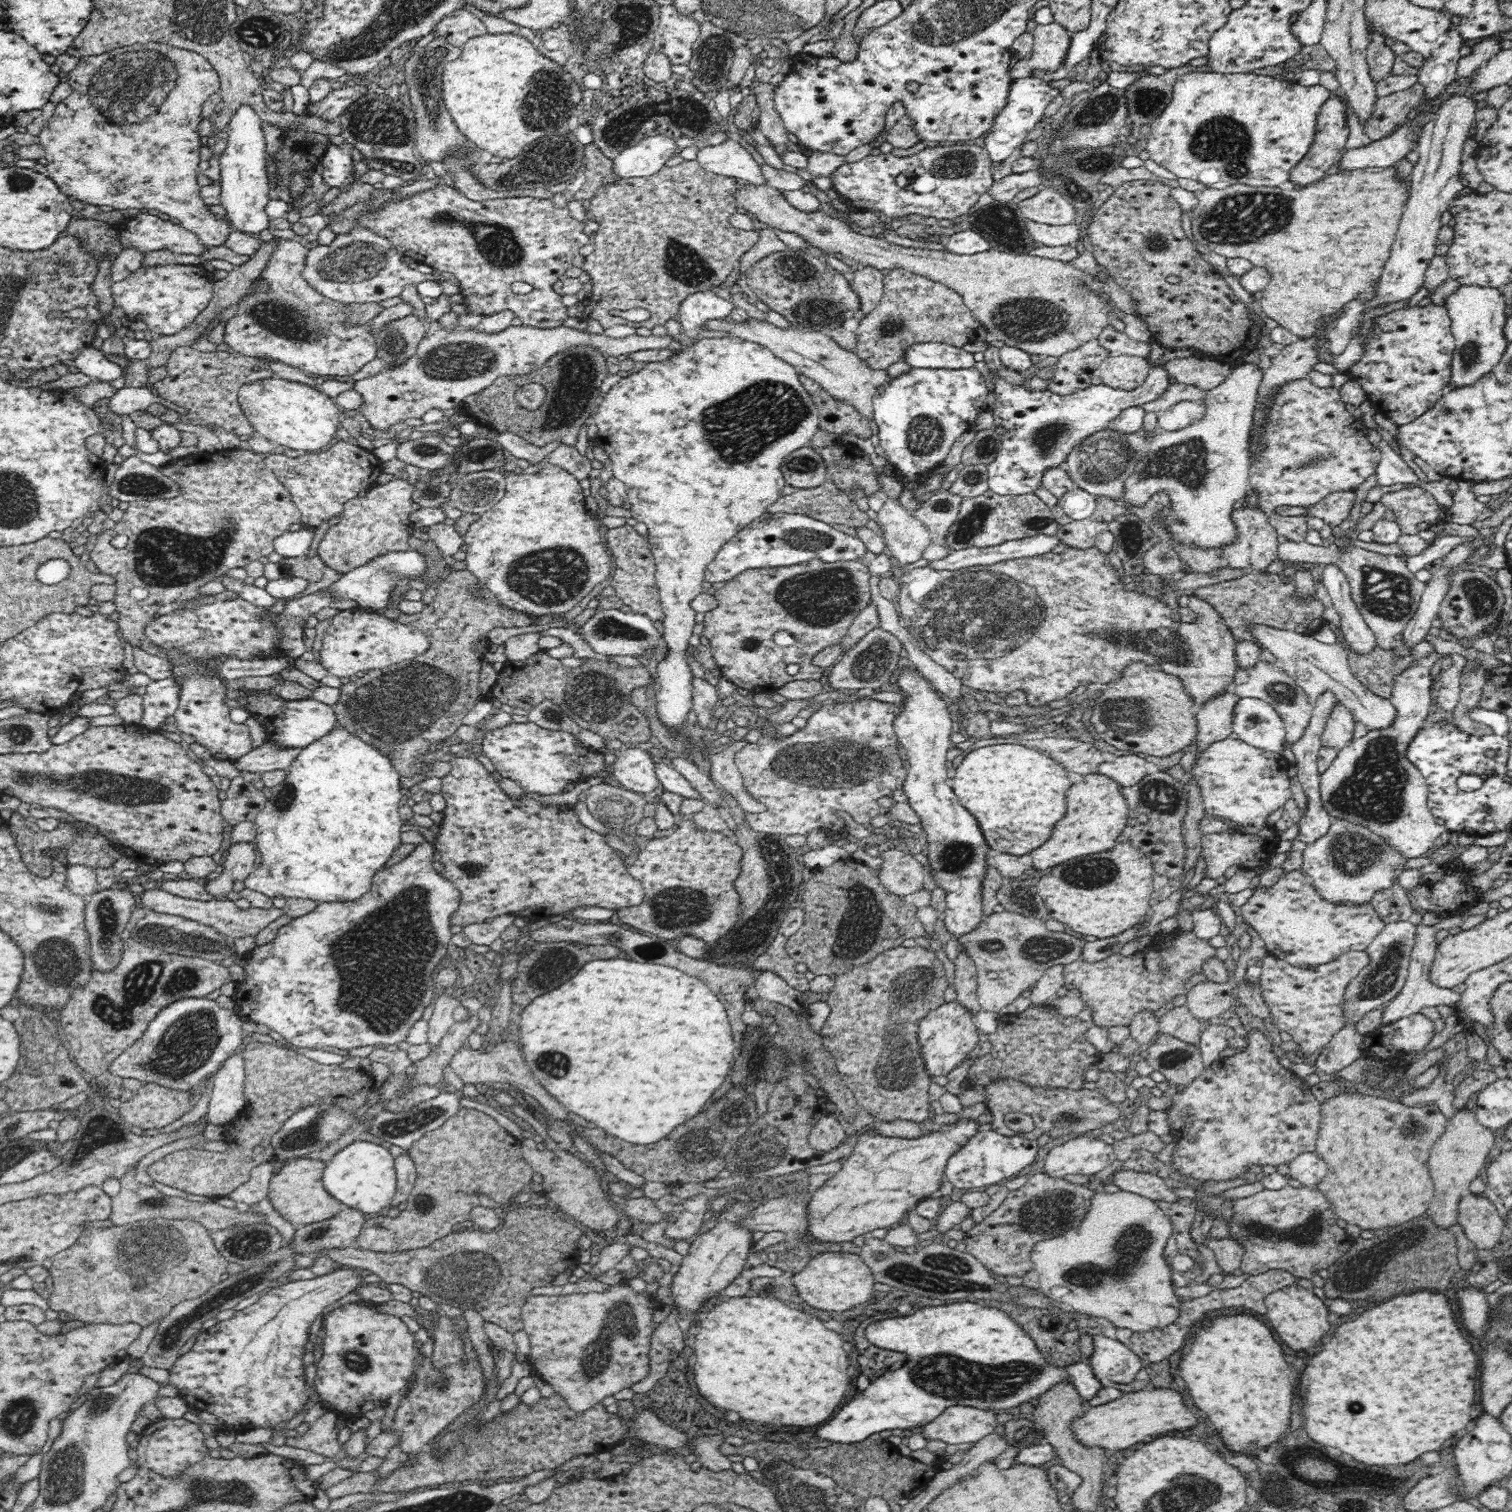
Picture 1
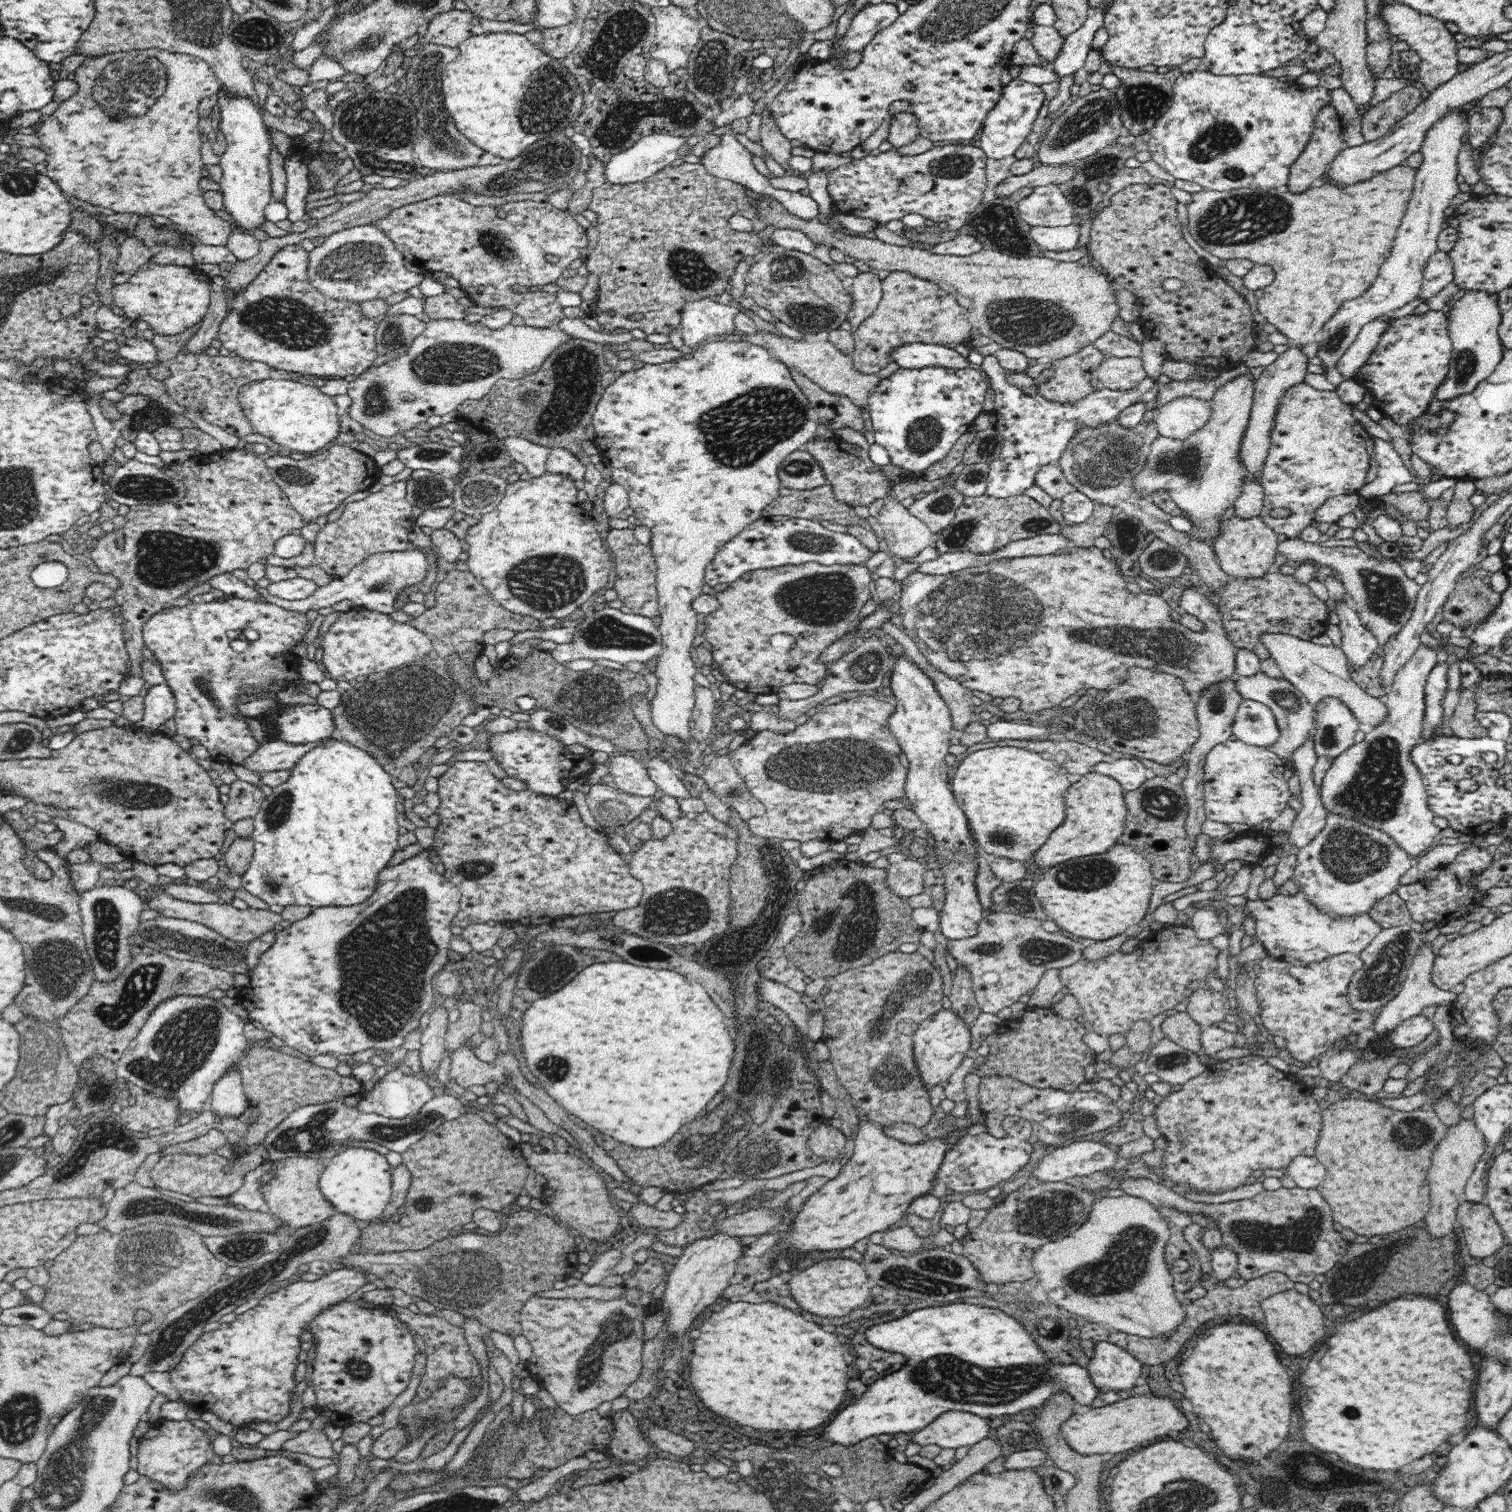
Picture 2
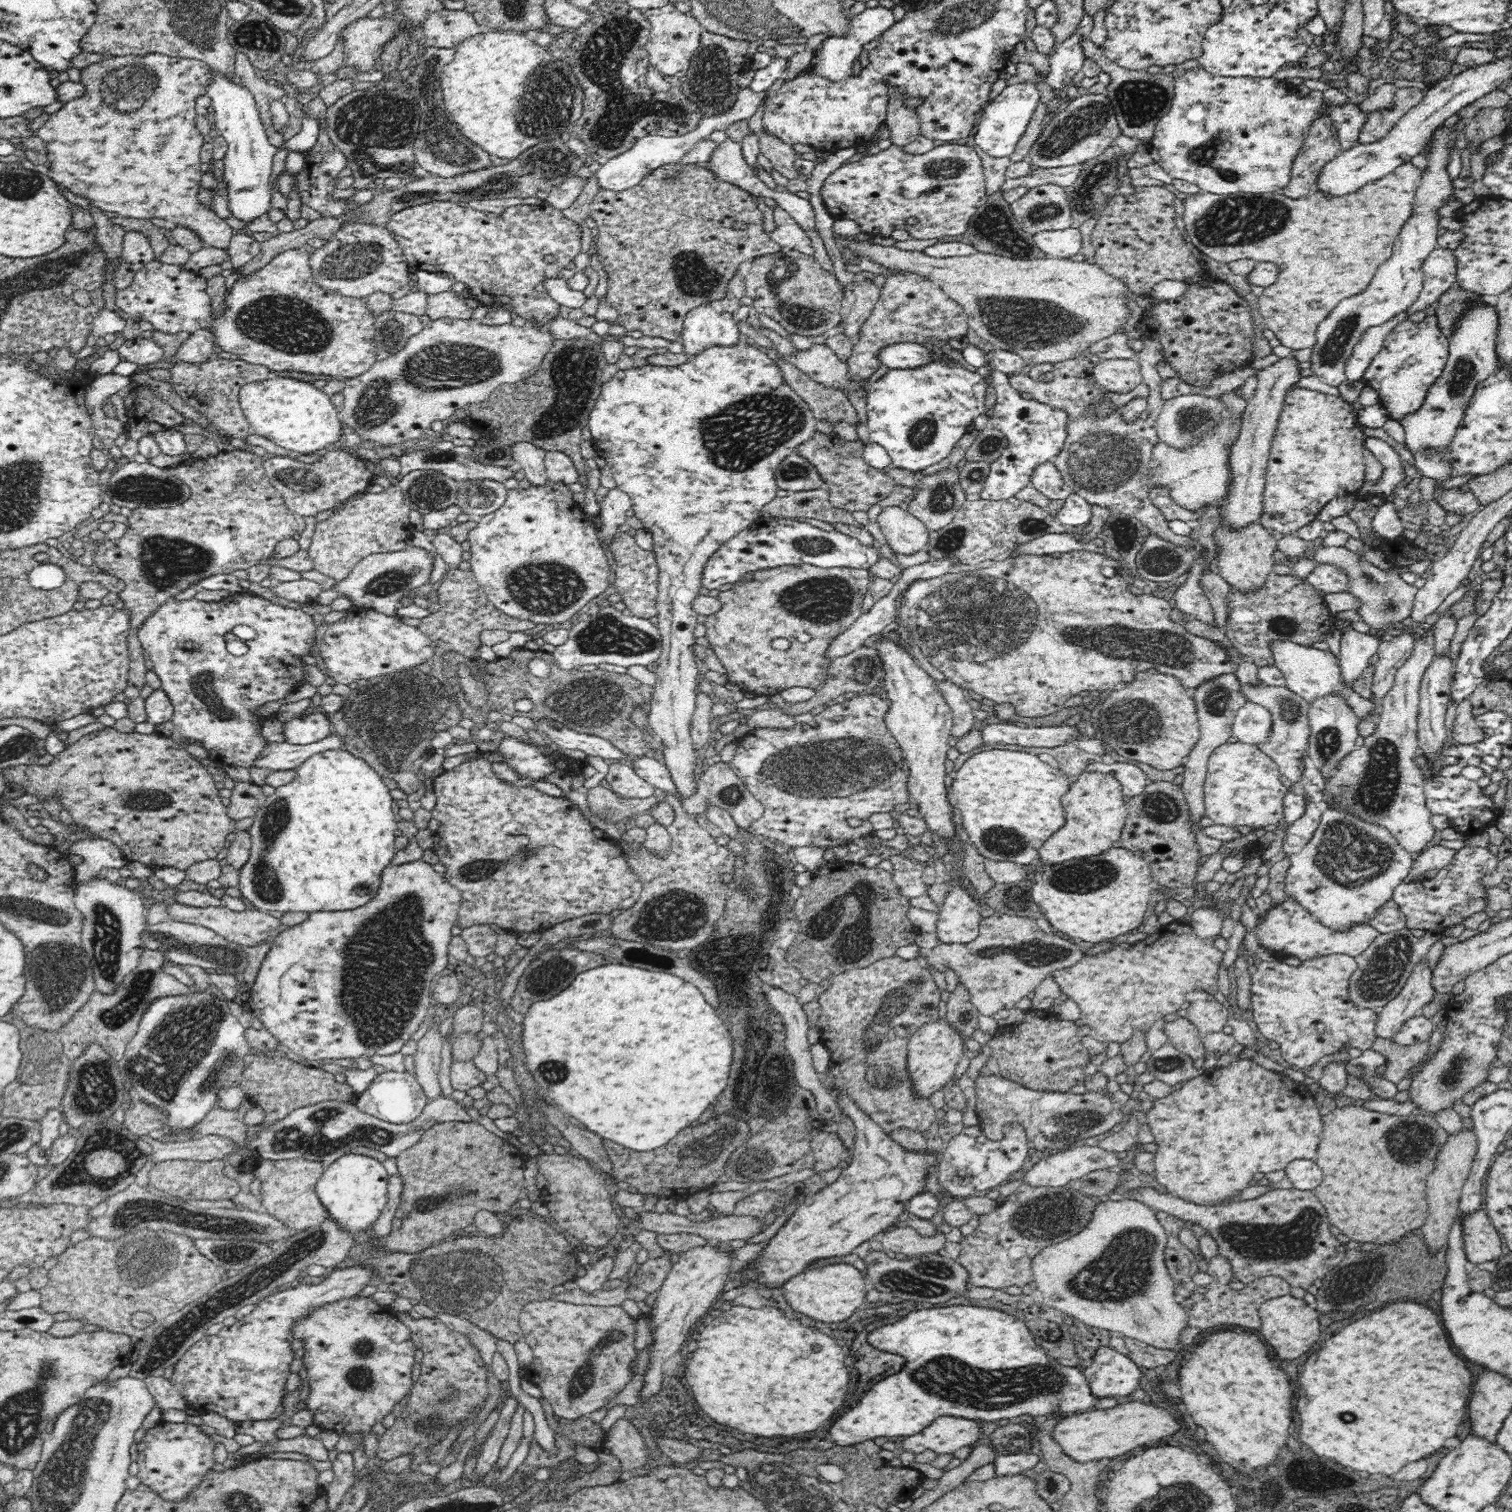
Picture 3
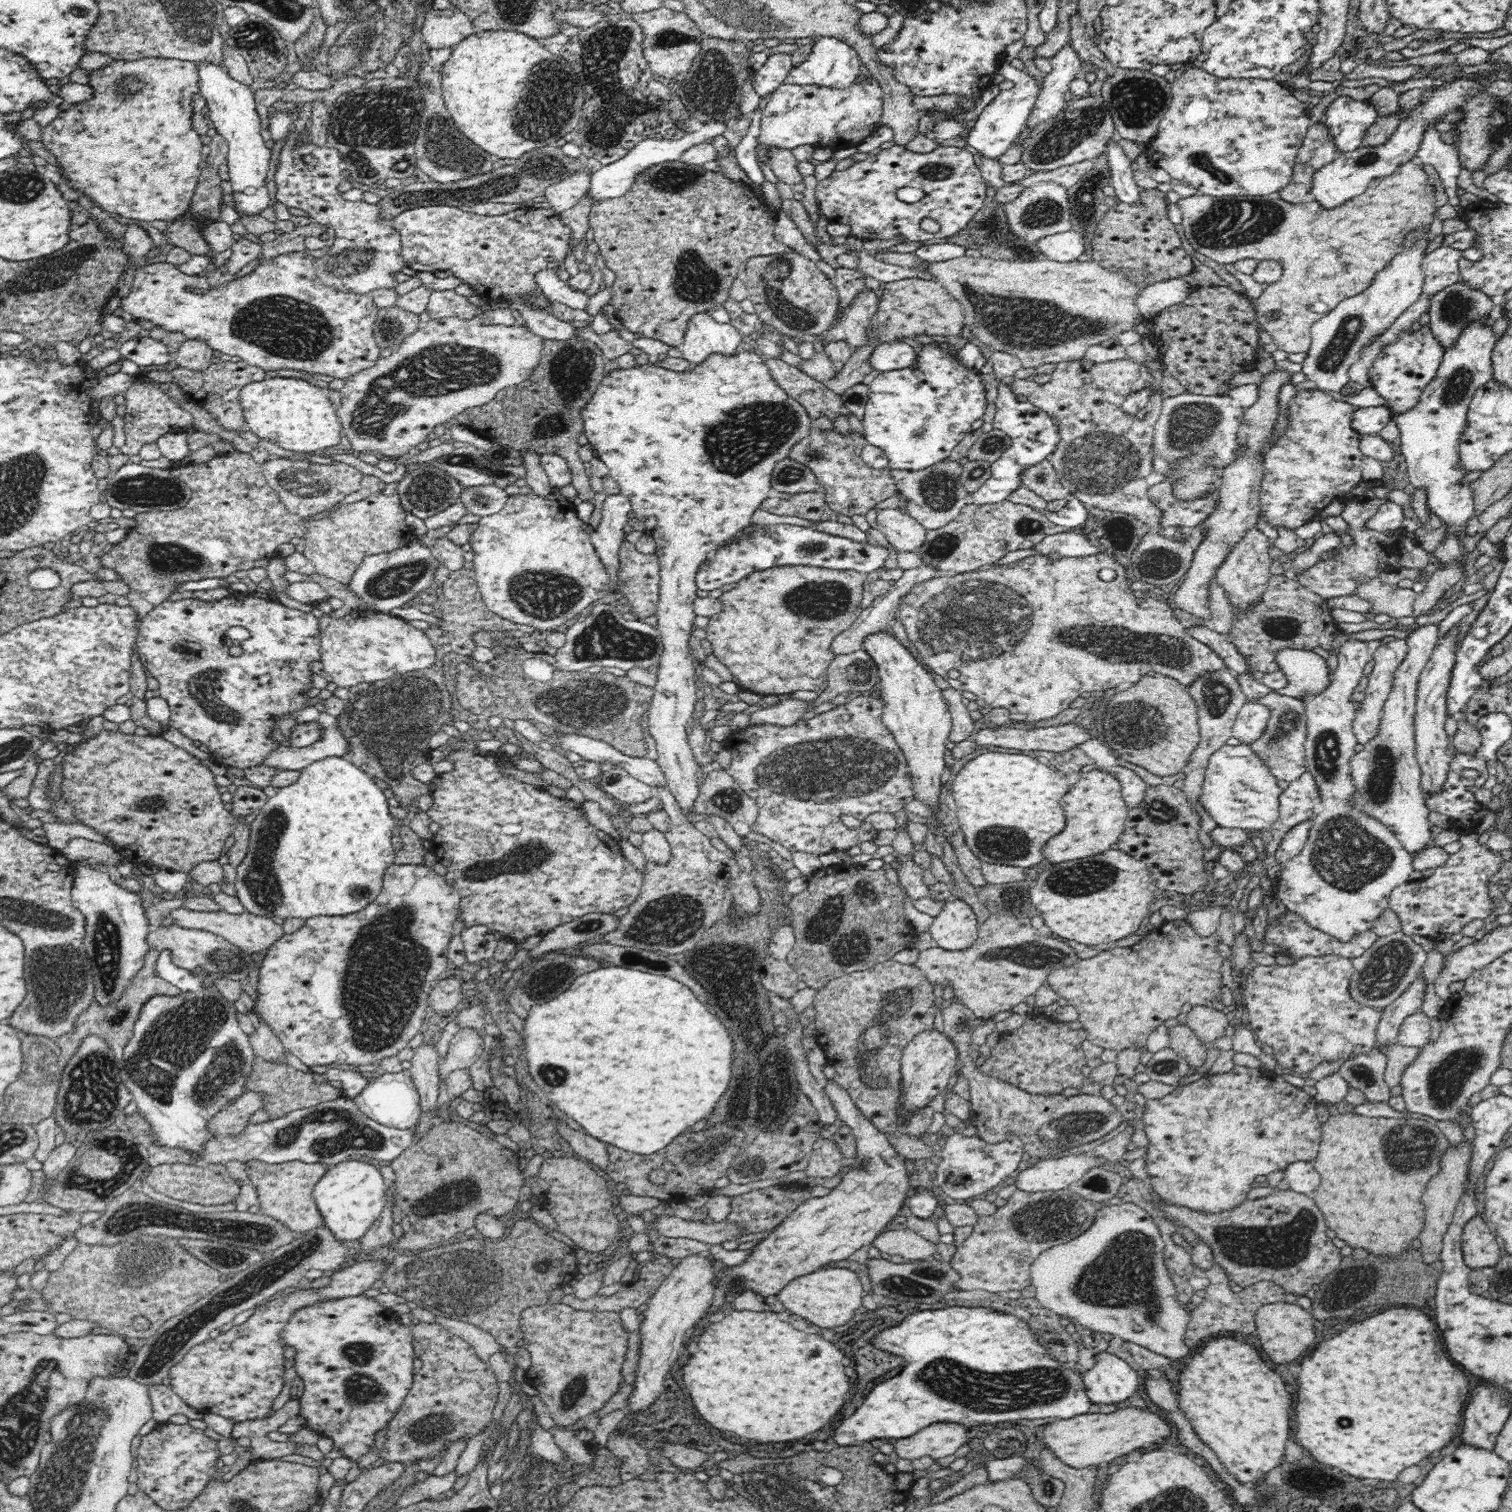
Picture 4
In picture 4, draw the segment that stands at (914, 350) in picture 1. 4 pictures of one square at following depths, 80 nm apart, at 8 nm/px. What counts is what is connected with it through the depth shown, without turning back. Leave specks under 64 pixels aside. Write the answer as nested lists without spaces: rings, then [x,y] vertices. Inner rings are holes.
[[[886,341],[874,347],[870,352],[870,367],[878,372],[908,368],[914,364],[916,352],[903,341]]]

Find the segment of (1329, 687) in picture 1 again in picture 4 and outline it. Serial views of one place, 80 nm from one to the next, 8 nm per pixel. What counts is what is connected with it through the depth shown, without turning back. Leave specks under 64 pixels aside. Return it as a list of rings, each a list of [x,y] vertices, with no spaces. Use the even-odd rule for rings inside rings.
[[[1283,649],[1278,652],[1275,662],[1286,675],[1288,686],[1280,690],[1280,694],[1300,699],[1322,692],[1331,676],[1326,660],[1313,651]]]

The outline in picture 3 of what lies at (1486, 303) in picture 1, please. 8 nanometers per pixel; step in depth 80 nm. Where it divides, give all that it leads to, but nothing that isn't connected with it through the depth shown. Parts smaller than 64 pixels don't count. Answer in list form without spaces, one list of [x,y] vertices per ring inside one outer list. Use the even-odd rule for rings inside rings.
[[[1476,305],[1468,310],[1458,321],[1455,331],[1448,336],[1448,358],[1446,358],[1444,370],[1430,386],[1422,406],[1416,412],[1410,412],[1398,420],[1404,428],[1405,448],[1412,454],[1412,465],[1417,471],[1418,479],[1434,479],[1434,500],[1446,514],[1460,515],[1460,518],[1478,510],[1478,499],[1469,489],[1443,487],[1447,480],[1457,474],[1453,471],[1449,458],[1440,458],[1437,452],[1451,445],[1464,418],[1467,404],[1477,391],[1478,384],[1498,371],[1499,364],[1496,356],[1498,327],[1499,314],[1494,312],[1492,305]]]

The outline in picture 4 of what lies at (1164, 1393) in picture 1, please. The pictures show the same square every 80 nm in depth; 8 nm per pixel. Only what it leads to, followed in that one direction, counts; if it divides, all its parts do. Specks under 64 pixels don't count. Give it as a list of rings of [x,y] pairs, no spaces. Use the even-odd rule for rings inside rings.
[[[1128,1407],[1110,1414],[1086,1413],[1069,1419],[1044,1421],[1040,1431],[1042,1445],[1050,1449],[1064,1465],[1083,1469],[1089,1466],[1098,1467],[1101,1462],[1110,1463],[1118,1456],[1142,1450],[1148,1444],[1154,1445],[1160,1439],[1170,1436],[1171,1426],[1166,1419],[1146,1408]]]

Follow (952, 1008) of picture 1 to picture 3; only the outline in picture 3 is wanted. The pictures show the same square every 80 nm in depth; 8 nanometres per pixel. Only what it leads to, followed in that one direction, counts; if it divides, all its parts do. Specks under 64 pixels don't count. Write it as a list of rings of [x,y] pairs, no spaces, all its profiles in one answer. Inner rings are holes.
[[[946,1019],[924,1023],[916,1030],[909,1038],[906,1050],[907,1072],[911,1077],[915,1096],[919,1100],[930,1100],[934,1093],[942,1091],[947,1082],[955,1078],[956,1068],[965,1052],[964,1040],[960,1033],[954,1031],[946,1023]]]

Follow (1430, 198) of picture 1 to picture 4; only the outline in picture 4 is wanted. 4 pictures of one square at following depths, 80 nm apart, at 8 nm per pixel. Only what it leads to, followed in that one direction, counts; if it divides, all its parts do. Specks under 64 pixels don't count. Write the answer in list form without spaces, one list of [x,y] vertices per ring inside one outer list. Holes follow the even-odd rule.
[[[1410,234],[1404,252],[1392,260],[1390,268],[1378,272],[1378,276],[1366,292],[1342,300],[1334,310],[1312,324],[1310,348],[1301,362],[1301,372],[1314,386],[1314,390],[1326,394],[1341,393],[1342,388],[1351,381],[1348,370],[1360,359],[1362,350],[1378,340],[1396,318],[1420,298],[1425,283],[1425,274],[1421,266],[1426,244],[1426,236],[1416,238],[1416,234]]]

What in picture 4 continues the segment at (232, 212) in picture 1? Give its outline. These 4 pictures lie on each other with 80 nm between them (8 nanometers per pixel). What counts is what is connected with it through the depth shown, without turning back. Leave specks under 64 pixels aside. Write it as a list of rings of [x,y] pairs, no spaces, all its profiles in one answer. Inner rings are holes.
[[[198,62],[198,92],[204,98],[208,113],[206,119],[219,136],[228,141],[228,158],[225,164],[230,171],[230,184],[234,189],[234,202],[239,214],[259,215],[270,204],[270,192],[266,184],[271,150],[266,148],[260,134],[261,120],[256,111],[254,94],[248,85],[229,75],[222,64]]]

